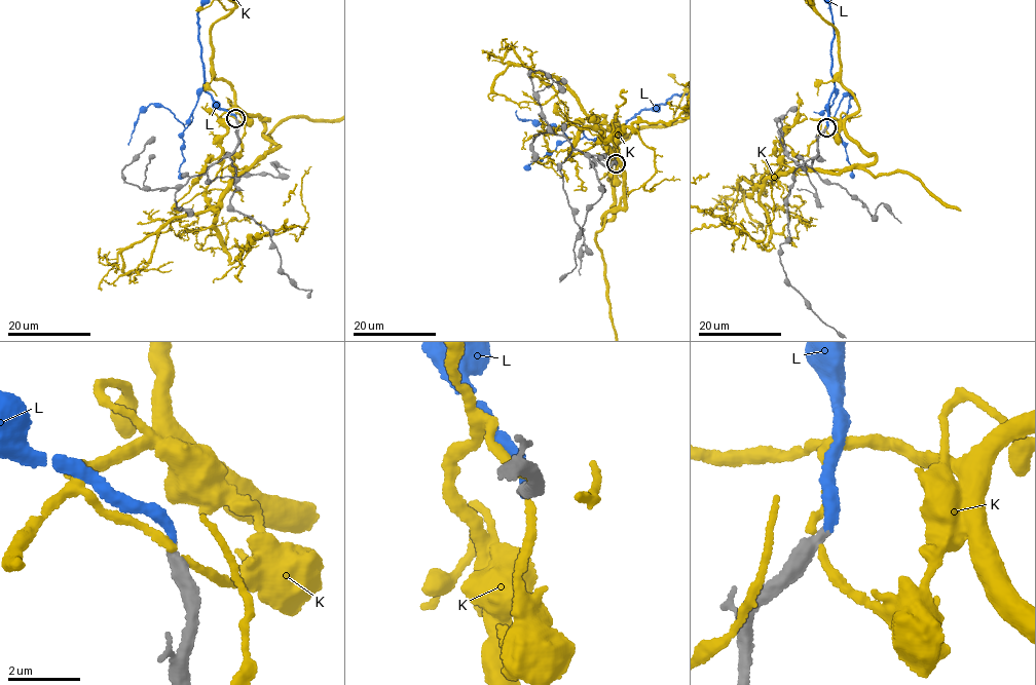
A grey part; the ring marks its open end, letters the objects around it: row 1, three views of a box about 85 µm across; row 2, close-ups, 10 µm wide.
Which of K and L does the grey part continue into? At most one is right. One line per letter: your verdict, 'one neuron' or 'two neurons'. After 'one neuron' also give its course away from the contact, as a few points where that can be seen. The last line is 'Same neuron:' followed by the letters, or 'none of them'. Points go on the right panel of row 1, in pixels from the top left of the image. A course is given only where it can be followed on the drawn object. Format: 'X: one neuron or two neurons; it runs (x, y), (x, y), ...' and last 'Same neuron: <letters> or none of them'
K: two neurons
L: one neuron
Same neuron: L

